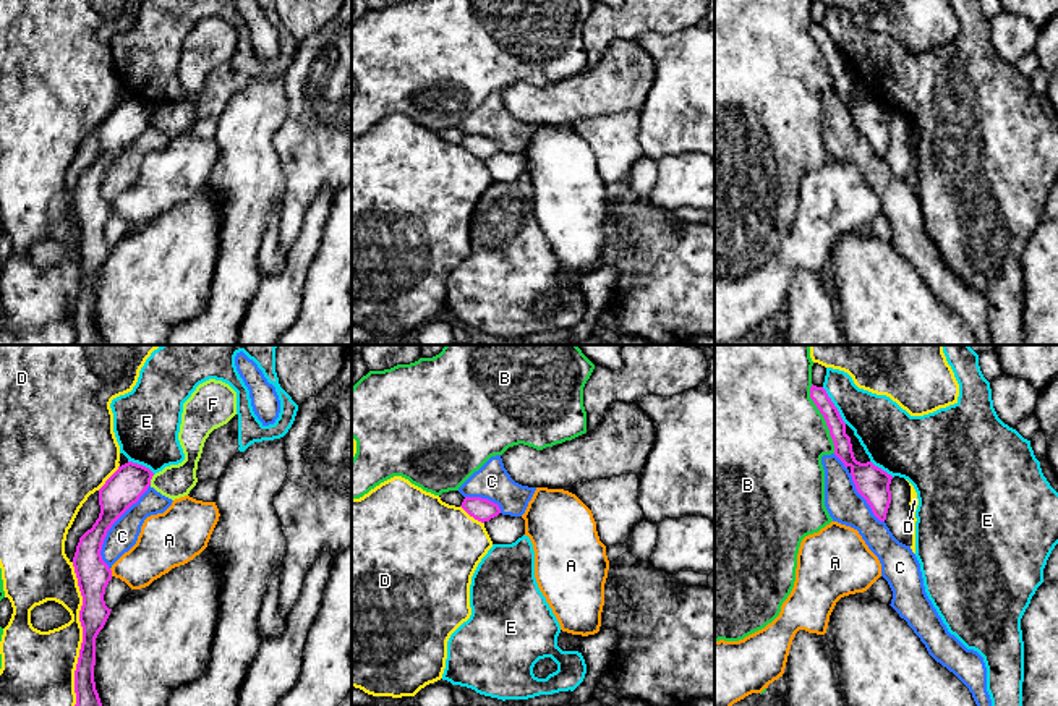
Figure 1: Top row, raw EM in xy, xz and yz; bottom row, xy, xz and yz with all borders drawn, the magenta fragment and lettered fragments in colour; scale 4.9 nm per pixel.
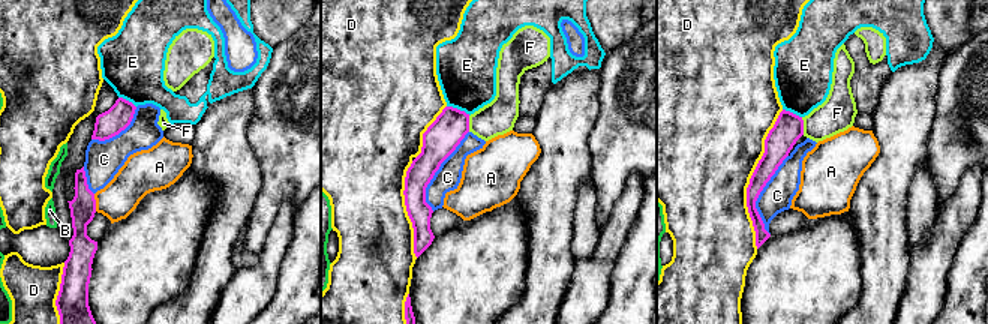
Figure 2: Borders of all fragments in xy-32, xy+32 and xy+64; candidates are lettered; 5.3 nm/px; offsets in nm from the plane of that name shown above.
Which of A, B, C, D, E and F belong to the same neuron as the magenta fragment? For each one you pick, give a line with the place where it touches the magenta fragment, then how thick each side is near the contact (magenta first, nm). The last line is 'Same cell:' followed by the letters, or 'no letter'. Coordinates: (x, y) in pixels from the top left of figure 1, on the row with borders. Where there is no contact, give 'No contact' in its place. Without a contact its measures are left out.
Same cell: no letter

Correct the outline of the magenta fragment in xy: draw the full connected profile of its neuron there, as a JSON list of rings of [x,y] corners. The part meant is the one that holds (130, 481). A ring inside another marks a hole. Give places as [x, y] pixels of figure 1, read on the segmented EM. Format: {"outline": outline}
{"outline": [[[133,461],[118,466],[99,489],[99,518],[76,546],[73,567],[83,596],[79,610],[83,643],[75,670],[75,706],[102,706],[94,682],[96,638],[112,610],[104,601],[112,570],[102,560],[100,551],[107,531],[147,491],[152,476],[149,468]]]}

